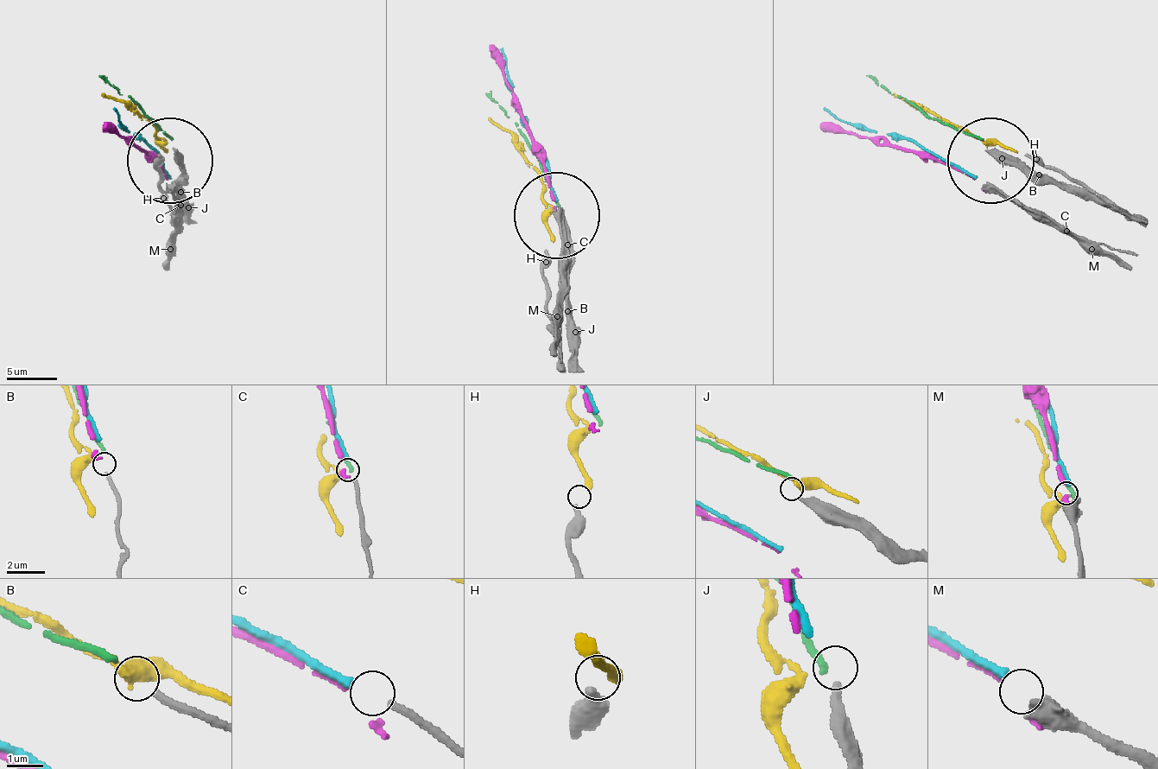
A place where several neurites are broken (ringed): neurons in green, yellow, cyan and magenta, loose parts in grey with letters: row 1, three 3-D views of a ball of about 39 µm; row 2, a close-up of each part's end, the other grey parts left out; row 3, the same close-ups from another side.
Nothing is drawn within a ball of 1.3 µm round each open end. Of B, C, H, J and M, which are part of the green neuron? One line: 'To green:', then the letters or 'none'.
To green: B

